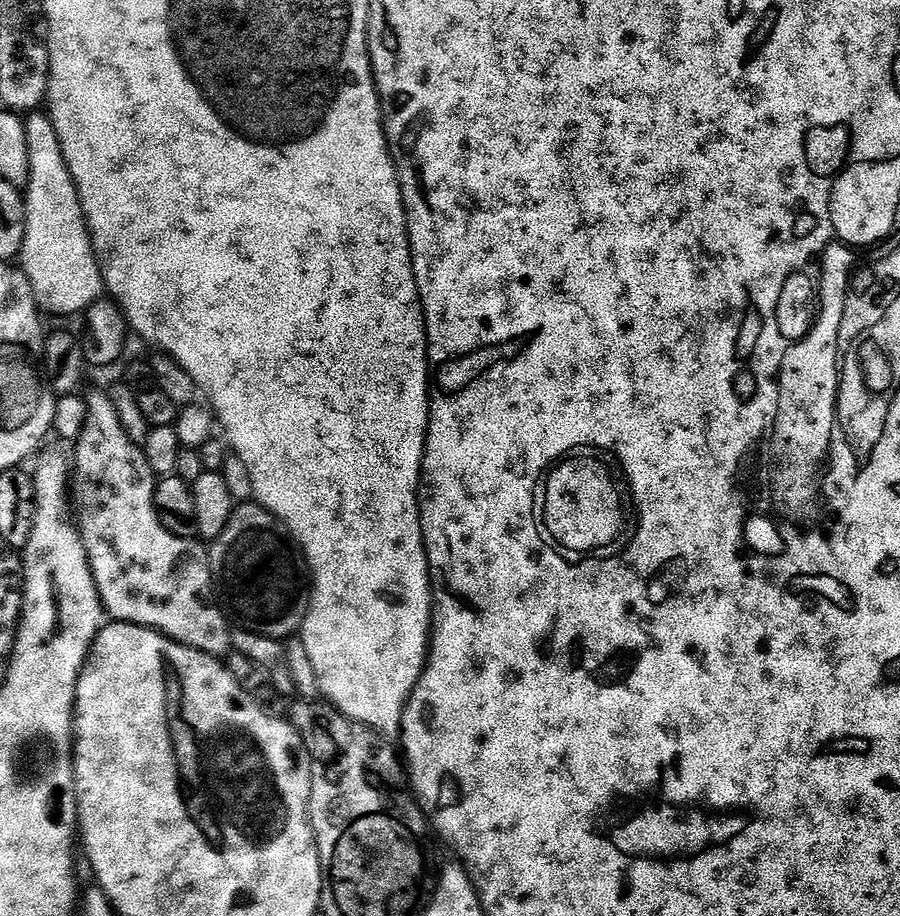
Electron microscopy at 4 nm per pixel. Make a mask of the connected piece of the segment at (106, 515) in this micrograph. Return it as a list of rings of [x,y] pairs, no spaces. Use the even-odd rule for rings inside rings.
[[[107,391],[92,392],[83,399],[85,424],[80,436],[74,441],[76,472],[74,468],[70,480],[70,500],[74,505],[74,520],[86,546],[90,570],[94,574],[105,613],[113,621],[152,628],[169,636],[177,644],[204,652],[208,656],[227,657],[232,648],[233,629],[228,628],[229,617],[218,603],[214,591],[212,565],[208,562],[209,549],[199,539],[178,538],[170,534],[166,526],[162,526],[154,502],[158,477],[152,472],[143,447],[127,437]]]

